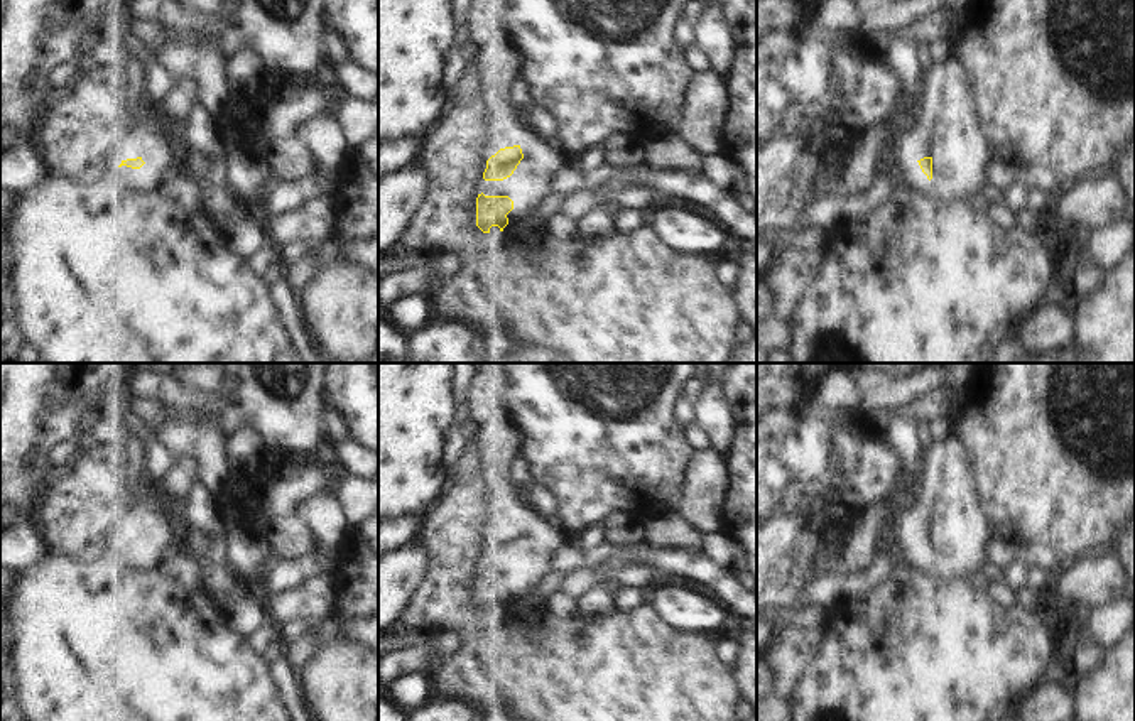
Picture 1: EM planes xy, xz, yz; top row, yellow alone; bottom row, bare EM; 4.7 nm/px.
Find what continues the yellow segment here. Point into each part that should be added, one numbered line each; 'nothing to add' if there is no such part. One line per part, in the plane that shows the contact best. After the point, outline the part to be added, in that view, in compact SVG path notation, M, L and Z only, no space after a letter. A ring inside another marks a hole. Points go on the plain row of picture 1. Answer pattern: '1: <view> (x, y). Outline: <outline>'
1: yz (948, 502). Outline: M951 437L932 441L919 459L924 486L910 507L914 537L969 532L985 540L985 515L961 444Z

